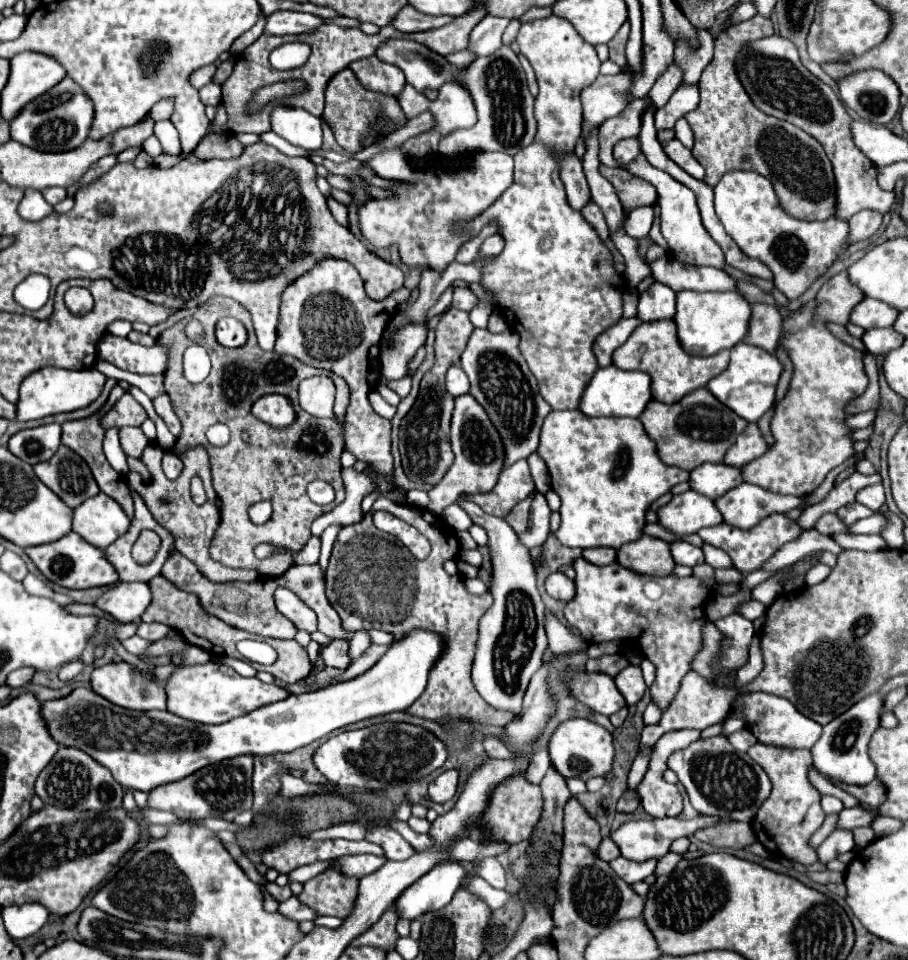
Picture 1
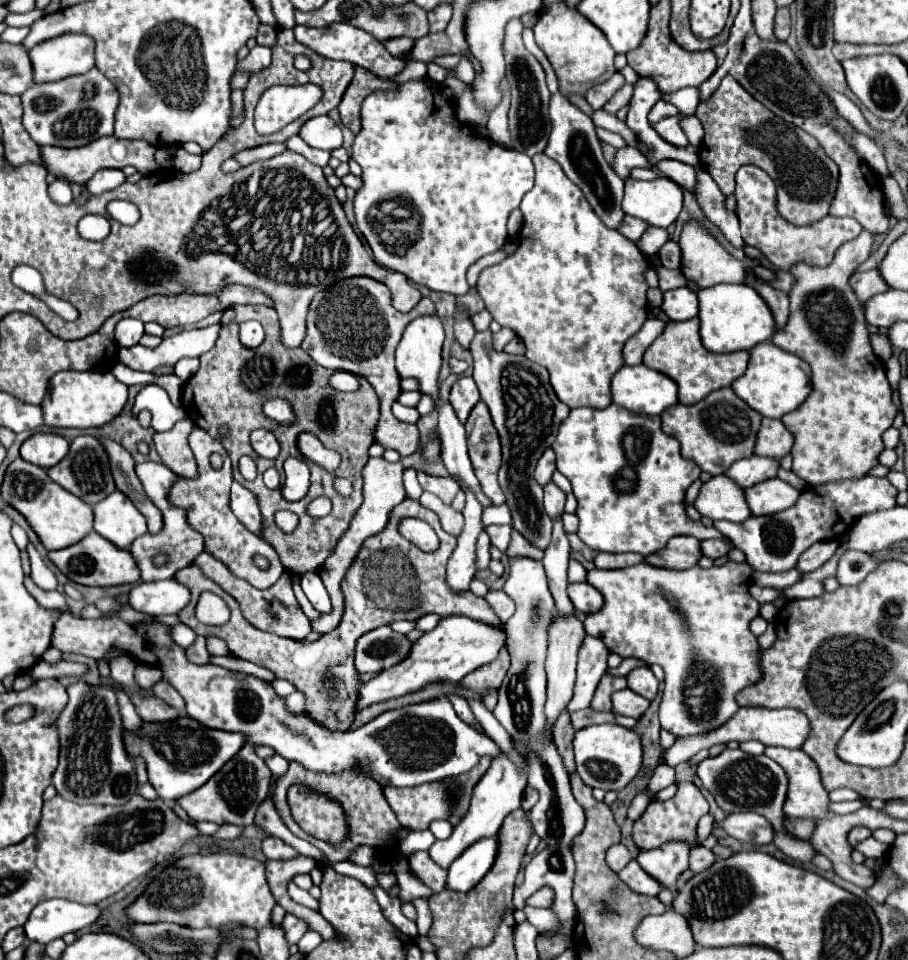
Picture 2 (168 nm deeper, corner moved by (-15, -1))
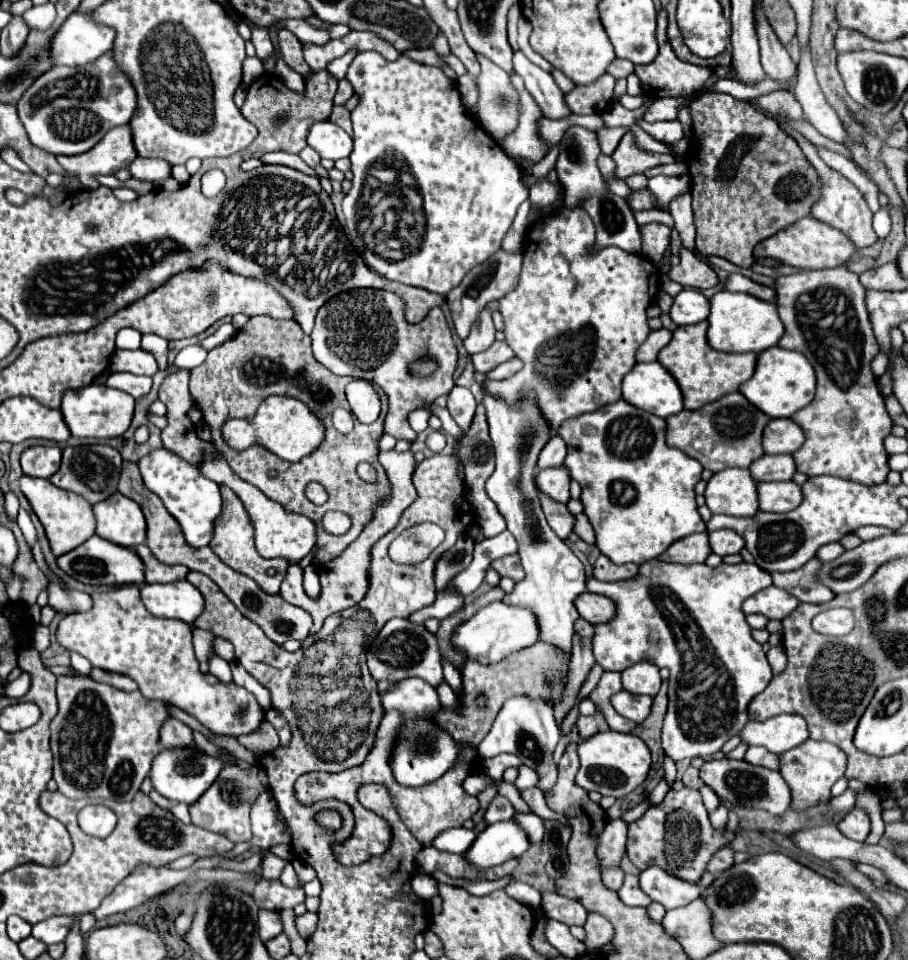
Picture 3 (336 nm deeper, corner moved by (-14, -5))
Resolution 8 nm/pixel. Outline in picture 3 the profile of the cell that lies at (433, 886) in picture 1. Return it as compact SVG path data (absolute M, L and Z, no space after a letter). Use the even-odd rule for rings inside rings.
M510 819L486 827L470 849L464 853L466 861L476 871L486 871L502 865L512 857L520 857L530 847L526 833Z

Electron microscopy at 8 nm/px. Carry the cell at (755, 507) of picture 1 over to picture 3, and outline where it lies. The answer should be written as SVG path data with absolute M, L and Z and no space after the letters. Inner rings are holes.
M792 481L786 483L758 483L760 511L792 511L800 505L800 487Z

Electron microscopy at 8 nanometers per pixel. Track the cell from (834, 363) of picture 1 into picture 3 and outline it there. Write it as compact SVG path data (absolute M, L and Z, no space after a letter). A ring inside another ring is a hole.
M838 265L832 269L812 271L800 269L792 275L784 275L776 279L776 293L778 297L778 313L786 327L786 333L778 341L782 349L792 349L802 353L814 367L818 377L816 397L806 409L800 409L790 417L798 423L806 435L804 445L792 455L796 469L808 477L814 475L838 475L842 479L858 481L864 485L876 485L878 481L886 481L888 467L888 453L884 451L884 437L890 435L892 419L884 407L884 397L878 389L878 381L870 369L870 361L880 351L880 345L872 333L872 323L868 319L864 295L858 281L858 273L850 271L846 265Z

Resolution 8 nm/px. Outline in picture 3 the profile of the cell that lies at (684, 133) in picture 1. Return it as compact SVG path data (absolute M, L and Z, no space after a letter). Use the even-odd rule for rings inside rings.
M644 119L638 121L638 125L642 125L642 129L646 133L650 133L654 139L658 141L666 141L666 143L676 143L684 137L682 125L678 121L660 121L660 123L646 123Z

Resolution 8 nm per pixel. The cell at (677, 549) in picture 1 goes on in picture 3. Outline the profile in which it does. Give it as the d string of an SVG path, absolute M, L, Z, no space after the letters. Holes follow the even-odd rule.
M730 529L712 531L712 533L708 533L708 537L710 537L712 553L716 553L716 555L720 555L720 557L738 553L738 551L744 547L742 537L738 537L738 533L734 533L734 531L730 531Z

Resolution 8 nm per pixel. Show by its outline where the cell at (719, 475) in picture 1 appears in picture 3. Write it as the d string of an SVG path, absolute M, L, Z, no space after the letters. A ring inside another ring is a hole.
M764 455L748 467L754 481L790 481L796 473L792 455Z

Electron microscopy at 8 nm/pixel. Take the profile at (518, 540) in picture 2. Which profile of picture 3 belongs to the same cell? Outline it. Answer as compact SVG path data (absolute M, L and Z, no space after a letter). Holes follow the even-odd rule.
M518 553L508 555L508 557L500 559L500 561L494 561L492 567L494 567L502 577L510 577L510 579L514 579L514 581L522 581L522 579L524 579L524 569L522 569L522 565L520 565Z

